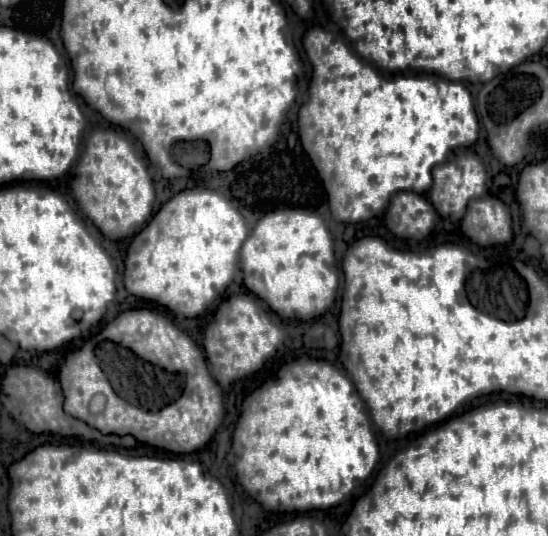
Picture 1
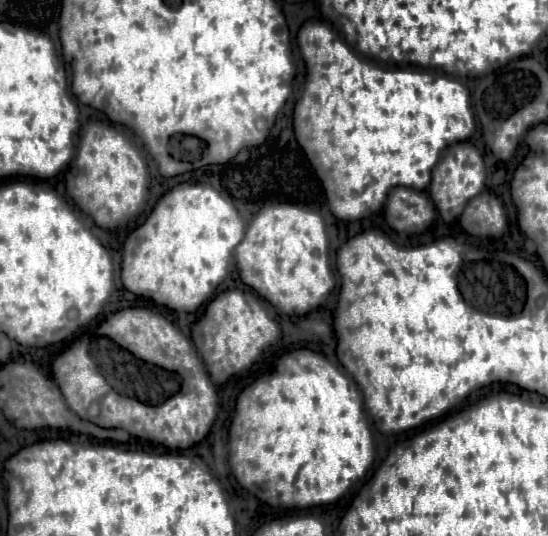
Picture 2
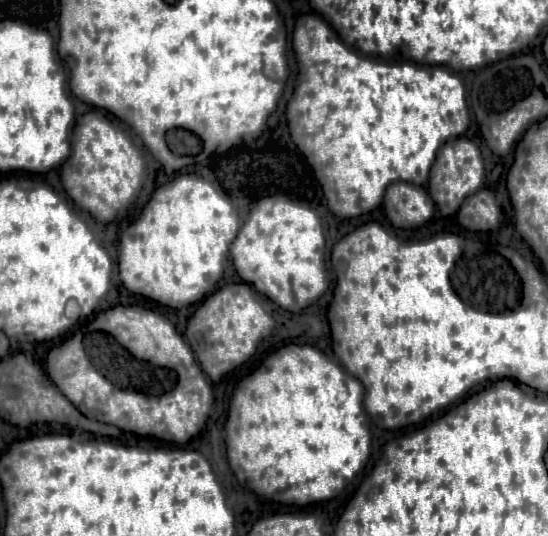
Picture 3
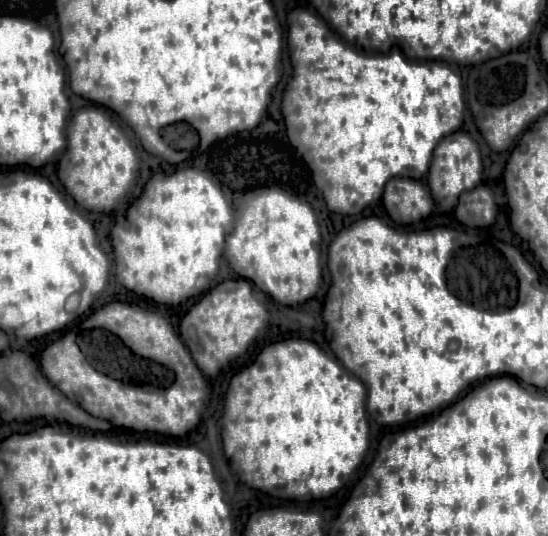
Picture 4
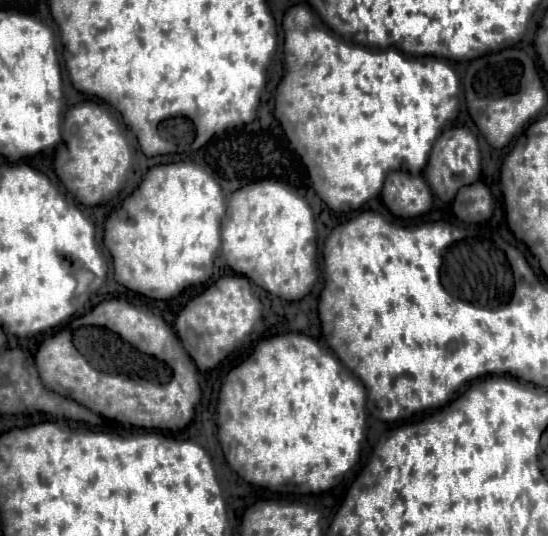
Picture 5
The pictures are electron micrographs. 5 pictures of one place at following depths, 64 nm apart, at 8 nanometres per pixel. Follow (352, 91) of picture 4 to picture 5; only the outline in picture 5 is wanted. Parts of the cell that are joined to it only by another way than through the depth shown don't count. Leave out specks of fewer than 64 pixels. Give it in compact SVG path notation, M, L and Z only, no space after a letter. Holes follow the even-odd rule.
M292 6L284 14L282 28L284 28L284 78L280 80L280 84L274 90L274 116L282 124L282 128L286 132L286 136L290 138L294 150L302 158L302 162L304 162L304 166L308 170L308 178L310 178L312 188L316 190L316 194L336 212L354 212L364 202L368 202L370 198L380 194L384 178L386 178L388 172L392 172L392 168L400 168L400 170L406 170L406 172L422 172L422 168L426 164L426 158L428 158L428 152L430 152L436 136L440 134L440 128L446 128L448 124L452 124L456 114L458 114L459 82L453 67L446 61L431 56L423 56L419 57L419 59L412 57L410 60L404 54L398 54L396 50L376 52L364 47L352 46L333 35L313 15L308 6Z

